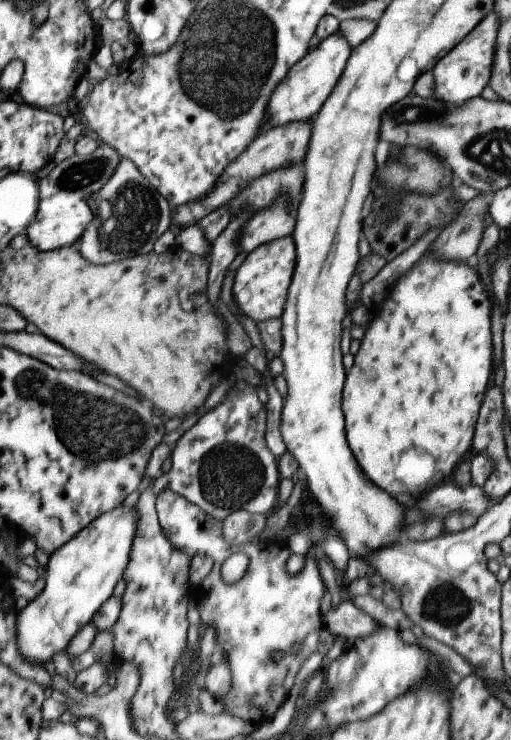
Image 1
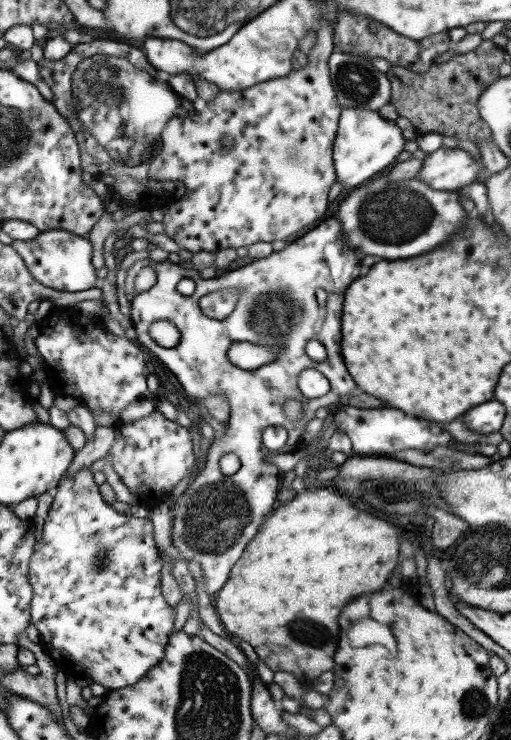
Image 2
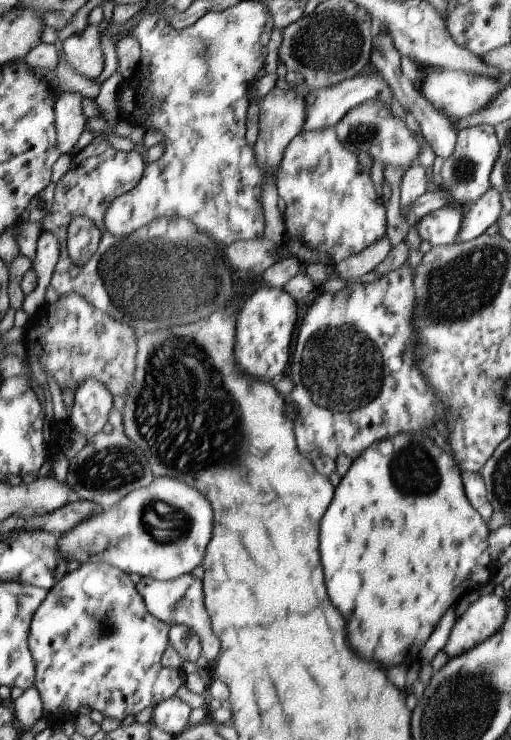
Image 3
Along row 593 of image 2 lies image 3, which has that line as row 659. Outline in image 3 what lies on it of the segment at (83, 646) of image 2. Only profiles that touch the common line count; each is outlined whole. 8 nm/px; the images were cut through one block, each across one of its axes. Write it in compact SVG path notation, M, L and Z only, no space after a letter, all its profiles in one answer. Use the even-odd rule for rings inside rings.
M85 564L81 568L73 568L69 570L45 596L45 600L39 604L37 612L33 614L33 620L31 620L31 626L29 626L29 638L27 638L27 644L29 644L29 652L31 652L31 658L35 662L35 690L39 692L39 698L41 698L41 704L43 704L43 716L51 714L51 716L57 716L57 720L61 720L61 716L67 712L67 714L73 714L77 716L79 714L79 708L81 706L87 706L87 708L93 708L97 712L101 712L105 718L117 718L117 720L125 720L125 716L131 716L131 714L139 714L141 710L145 710L147 706L155 706L155 704L161 704L165 700L169 700L171 696L175 696L175 690L179 686L183 686L183 672L181 670L167 670L161 666L161 654L163 650L169 646L169 626L161 620L157 620L155 616L151 616L143 604L143 598L139 596L137 592L137 586L131 584L129 580L129 574L109 566L109 564Z

